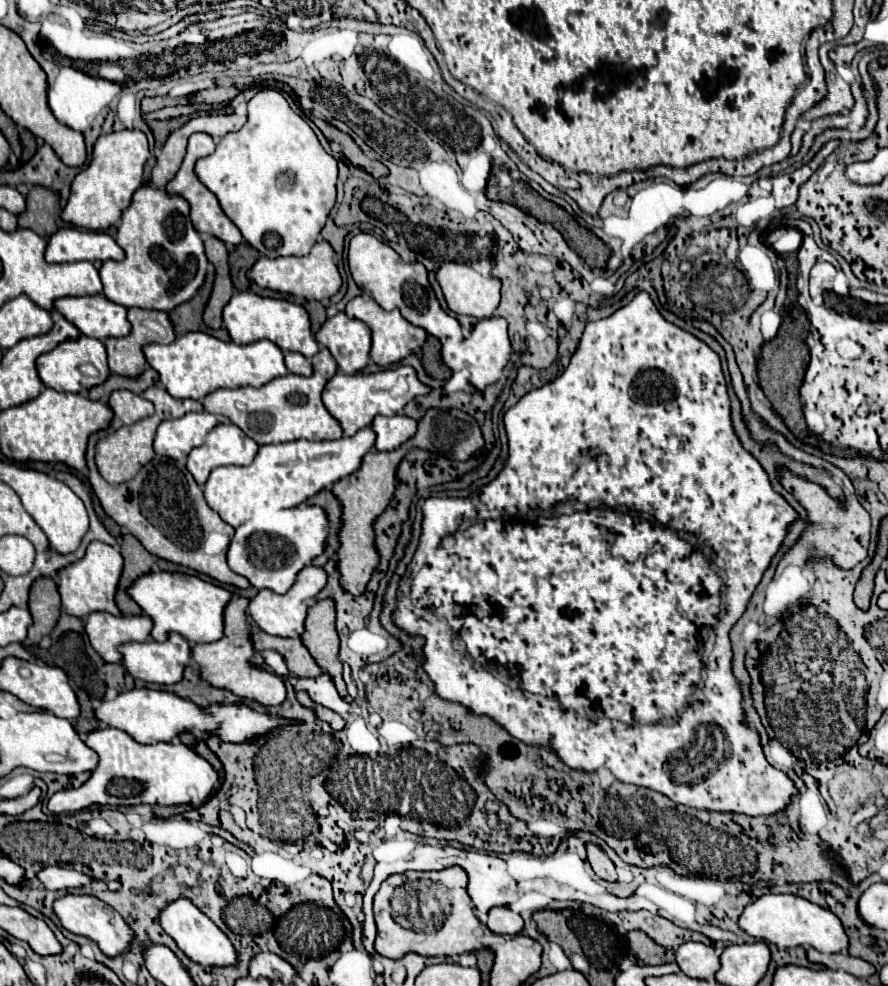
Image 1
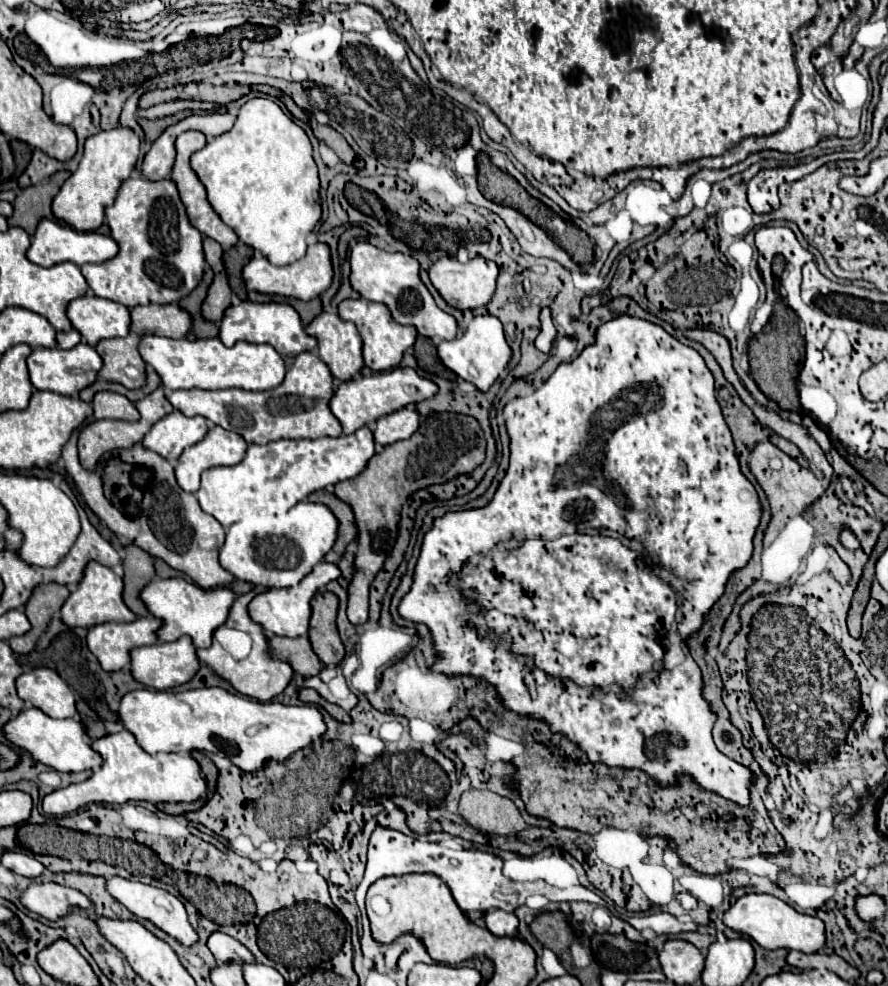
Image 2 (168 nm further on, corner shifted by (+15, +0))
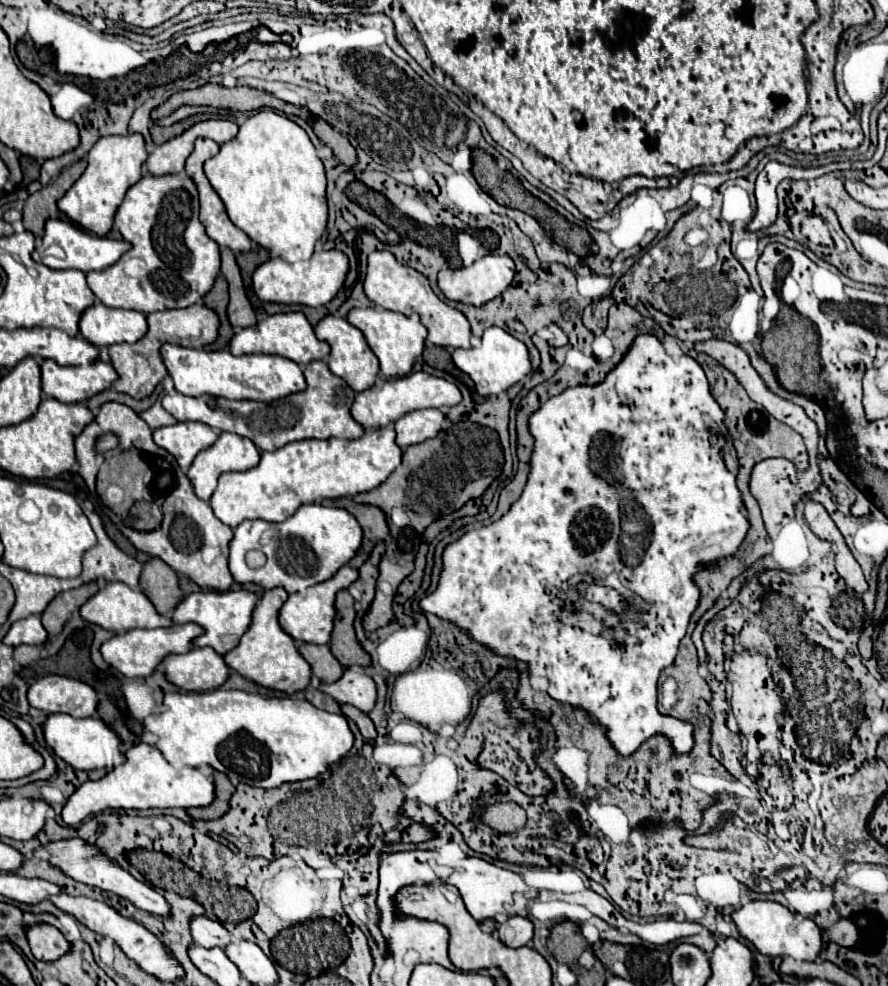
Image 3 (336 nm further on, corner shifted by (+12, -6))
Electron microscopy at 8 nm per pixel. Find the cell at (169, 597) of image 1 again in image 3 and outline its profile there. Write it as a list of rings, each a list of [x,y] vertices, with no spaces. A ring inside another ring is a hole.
[[[240,589],[240,591],[200,591],[200,593],[192,593],[184,599],[184,603],[180,603],[180,607],[176,607],[172,621],[174,623],[198,623],[200,627],[206,629],[206,633],[196,639],[196,647],[212,647],[216,653],[226,655],[228,651],[232,651],[238,643],[240,637],[248,631],[250,623],[252,623],[252,611],[258,603],[256,593]]]

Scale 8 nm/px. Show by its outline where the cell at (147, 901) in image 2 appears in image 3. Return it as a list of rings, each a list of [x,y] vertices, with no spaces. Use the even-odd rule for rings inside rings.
[[[74,837],[74,839],[62,839],[62,841],[50,841],[44,845],[44,849],[48,851],[48,863],[56,869],[60,869],[62,873],[66,873],[68,877],[72,877],[74,881],[80,881],[80,883],[86,883],[86,885],[92,885],[92,887],[100,887],[102,891],[110,891],[110,893],[116,893],[120,897],[126,897],[128,901],[132,901],[136,907],[140,909],[146,909],[154,915],[168,915],[170,907],[166,903],[166,899],[154,891],[148,883],[144,881],[138,881],[136,877],[130,875],[128,869],[120,867],[114,859],[110,859],[100,847],[80,839],[80,837]]]

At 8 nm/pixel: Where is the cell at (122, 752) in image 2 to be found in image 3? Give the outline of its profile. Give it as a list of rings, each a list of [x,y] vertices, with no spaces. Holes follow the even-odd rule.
[[[146,743],[134,745],[126,751],[126,763],[116,767],[112,773],[104,775],[98,781],[86,781],[78,791],[68,799],[62,819],[68,825],[80,823],[90,813],[104,809],[152,809],[152,807],[204,807],[214,801],[214,783],[204,777],[198,769],[174,769],[162,753]]]

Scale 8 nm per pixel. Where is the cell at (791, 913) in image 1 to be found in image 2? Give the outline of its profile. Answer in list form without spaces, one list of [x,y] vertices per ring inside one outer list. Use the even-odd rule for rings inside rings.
[[[747,893],[747,895],[739,897],[731,905],[731,909],[725,913],[723,923],[729,929],[733,929],[745,937],[751,937],[765,949],[783,947],[783,949],[797,949],[803,953],[817,953],[825,945],[825,925],[819,917],[803,915],[773,895]]]

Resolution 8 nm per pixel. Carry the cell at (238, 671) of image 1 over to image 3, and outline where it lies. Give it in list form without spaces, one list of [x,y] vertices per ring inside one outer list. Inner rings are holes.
[[[284,589],[266,591],[252,615],[252,627],[242,635],[240,645],[236,649],[232,649],[230,653],[226,653],[224,659],[226,659],[228,667],[238,671],[242,677],[252,679],[254,683],[258,683],[262,687],[284,691],[284,693],[292,695],[296,691],[306,689],[306,685],[310,683],[310,677],[312,677],[312,669],[310,669],[310,663],[300,655],[294,639],[278,623],[278,613],[286,599],[288,599],[288,593]]]

